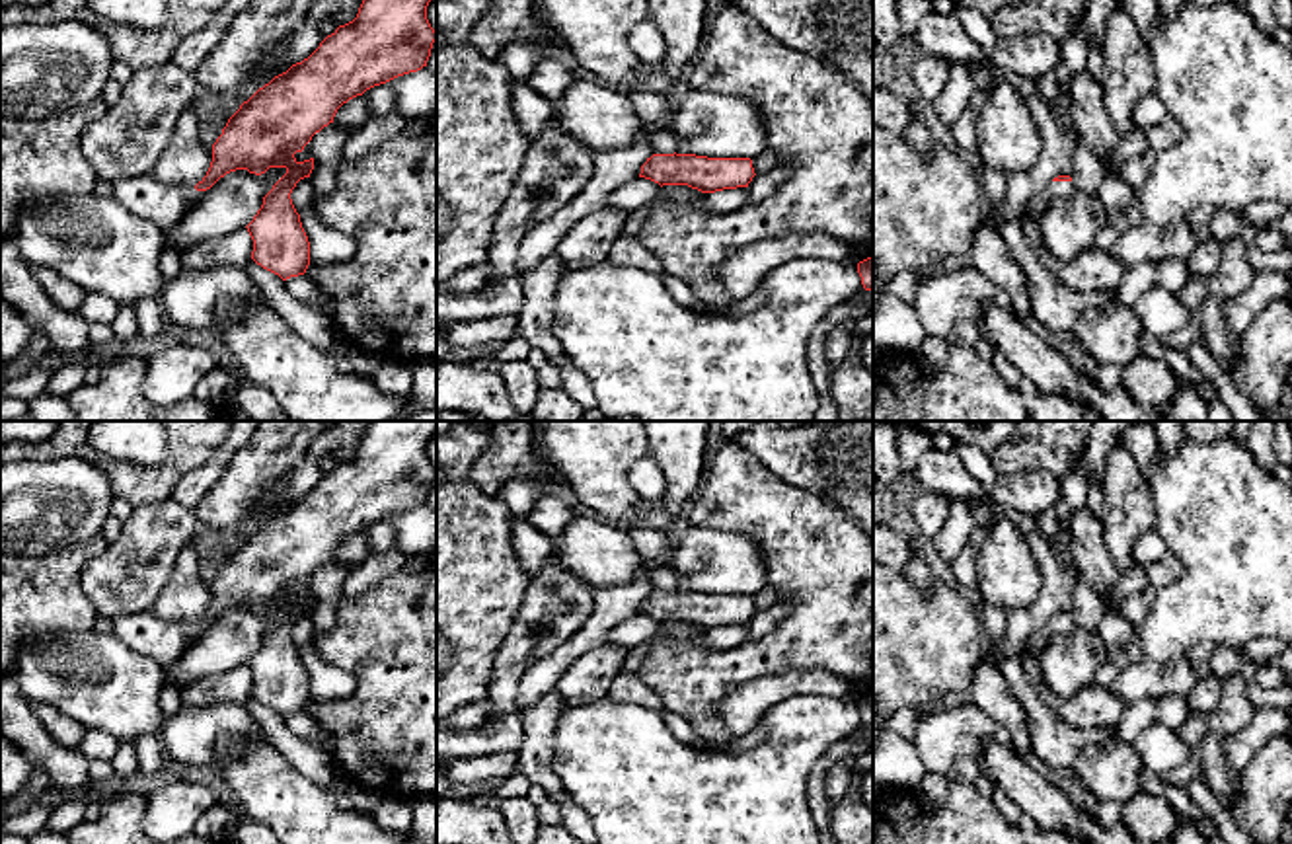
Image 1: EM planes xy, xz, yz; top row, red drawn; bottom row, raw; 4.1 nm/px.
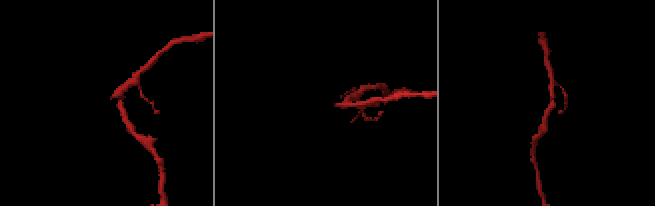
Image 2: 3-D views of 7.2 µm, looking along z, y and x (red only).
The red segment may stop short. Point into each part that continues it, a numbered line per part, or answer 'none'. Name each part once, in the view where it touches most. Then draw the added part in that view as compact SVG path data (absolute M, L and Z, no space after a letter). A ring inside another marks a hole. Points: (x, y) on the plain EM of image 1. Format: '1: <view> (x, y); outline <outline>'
1: yz (1037, 642); outline M1050 618L1041 630L1037 630L1025 643L1021 655L1039 657L1048 639L1058 633L1066 633L1074 628L1072 618Z

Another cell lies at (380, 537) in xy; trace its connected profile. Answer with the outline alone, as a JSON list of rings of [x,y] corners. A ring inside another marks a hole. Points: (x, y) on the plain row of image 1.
[[[386,520],[366,526],[362,534],[368,542],[370,556],[386,554],[398,546],[396,532]]]

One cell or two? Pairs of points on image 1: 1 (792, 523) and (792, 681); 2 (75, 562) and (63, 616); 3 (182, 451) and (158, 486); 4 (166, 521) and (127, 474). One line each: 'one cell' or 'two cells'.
1: two cells
2: one cell
3: one cell
4: two cells

